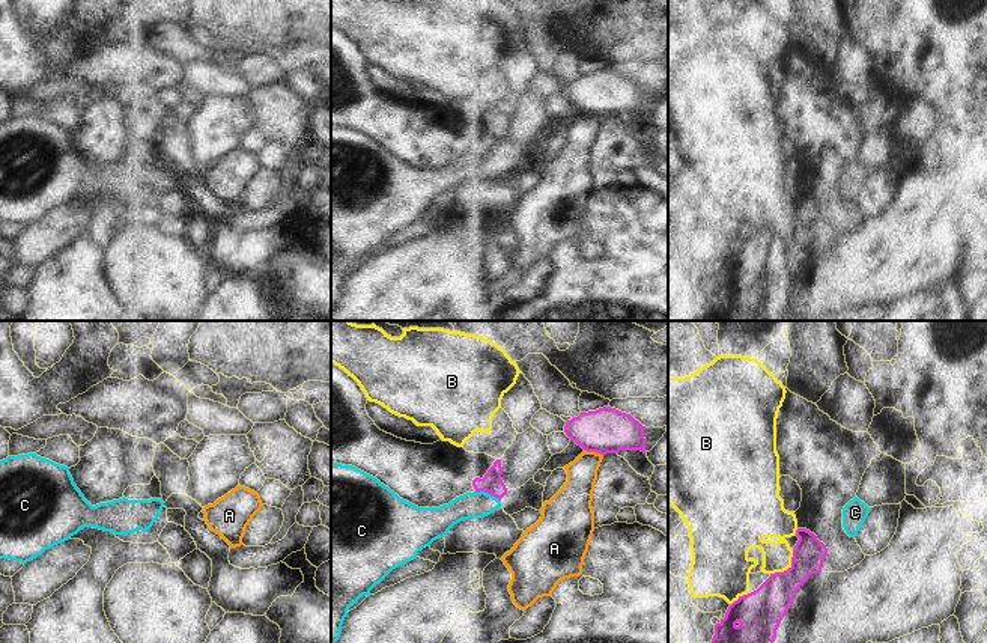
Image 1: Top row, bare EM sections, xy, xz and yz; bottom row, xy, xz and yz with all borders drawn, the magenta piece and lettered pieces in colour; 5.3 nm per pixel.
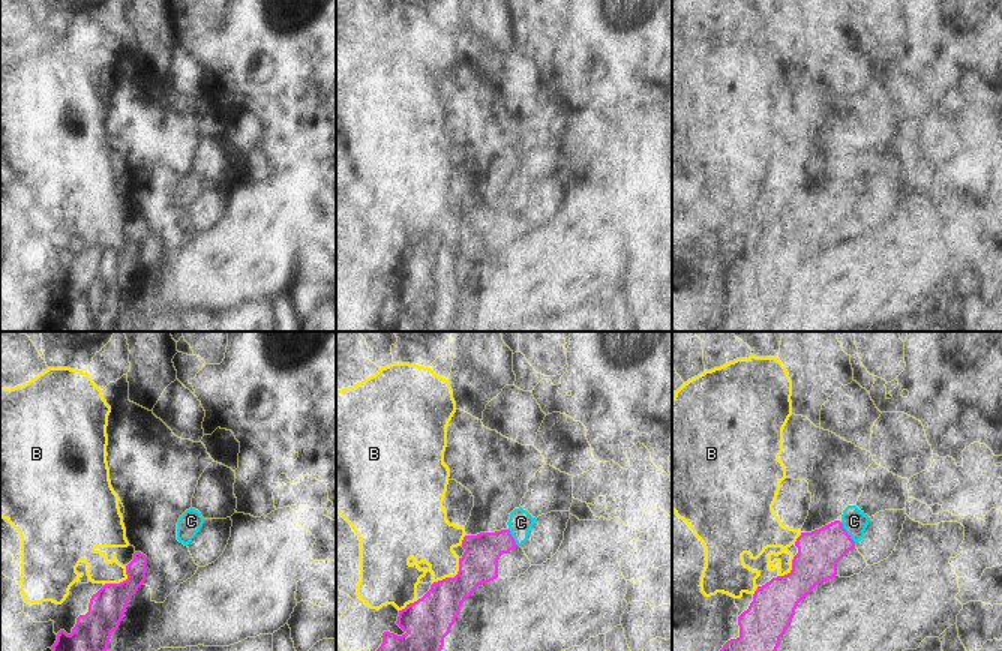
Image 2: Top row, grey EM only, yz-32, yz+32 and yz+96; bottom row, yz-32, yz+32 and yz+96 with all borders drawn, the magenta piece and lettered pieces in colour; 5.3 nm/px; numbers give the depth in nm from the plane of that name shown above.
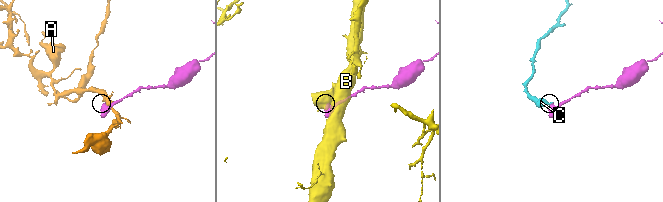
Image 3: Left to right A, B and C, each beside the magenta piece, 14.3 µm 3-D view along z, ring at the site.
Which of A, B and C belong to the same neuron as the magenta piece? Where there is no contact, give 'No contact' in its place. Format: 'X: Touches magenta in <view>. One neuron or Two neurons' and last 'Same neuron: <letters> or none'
A: Touches magenta in xz. Two neurons
B: Touches magenta in yz. Two neurons
C: Touches magenta in xz. One neuron
Same neuron: C.

